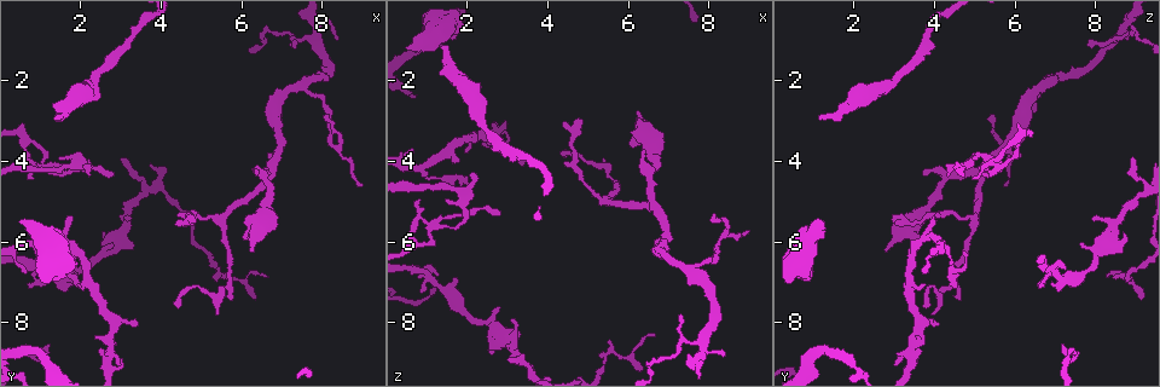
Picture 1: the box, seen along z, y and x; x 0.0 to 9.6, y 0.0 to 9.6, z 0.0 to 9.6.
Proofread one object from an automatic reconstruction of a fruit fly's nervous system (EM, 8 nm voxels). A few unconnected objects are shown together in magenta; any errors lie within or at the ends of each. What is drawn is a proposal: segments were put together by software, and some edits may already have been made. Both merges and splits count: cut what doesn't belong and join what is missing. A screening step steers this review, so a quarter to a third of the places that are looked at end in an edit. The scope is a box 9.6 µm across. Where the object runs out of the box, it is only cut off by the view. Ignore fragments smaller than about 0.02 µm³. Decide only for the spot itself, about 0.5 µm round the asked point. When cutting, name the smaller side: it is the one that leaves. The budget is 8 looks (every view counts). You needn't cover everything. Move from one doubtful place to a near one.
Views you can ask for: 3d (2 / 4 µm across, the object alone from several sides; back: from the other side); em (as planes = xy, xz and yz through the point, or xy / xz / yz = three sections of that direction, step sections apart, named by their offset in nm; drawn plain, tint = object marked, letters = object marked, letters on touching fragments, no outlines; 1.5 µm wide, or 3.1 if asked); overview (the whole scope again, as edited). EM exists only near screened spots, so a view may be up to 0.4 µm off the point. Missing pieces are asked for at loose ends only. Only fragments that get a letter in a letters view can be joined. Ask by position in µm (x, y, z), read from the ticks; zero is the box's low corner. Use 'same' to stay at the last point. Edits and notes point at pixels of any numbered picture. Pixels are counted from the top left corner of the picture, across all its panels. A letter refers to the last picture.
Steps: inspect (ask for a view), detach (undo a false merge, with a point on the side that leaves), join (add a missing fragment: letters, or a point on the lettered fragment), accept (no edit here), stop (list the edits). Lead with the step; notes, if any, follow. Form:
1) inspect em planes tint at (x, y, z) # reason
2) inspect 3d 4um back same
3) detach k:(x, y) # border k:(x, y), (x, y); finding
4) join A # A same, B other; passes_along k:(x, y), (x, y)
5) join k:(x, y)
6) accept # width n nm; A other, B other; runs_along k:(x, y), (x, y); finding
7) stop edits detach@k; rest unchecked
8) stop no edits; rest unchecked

inspect em planes plain at (1.40, 3.00, 1.15) # branch stops here

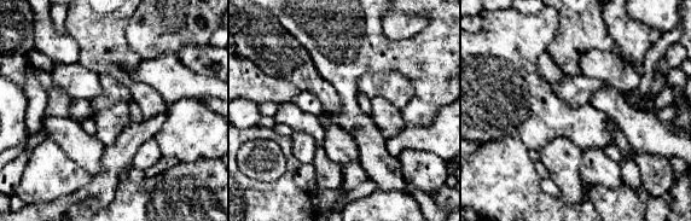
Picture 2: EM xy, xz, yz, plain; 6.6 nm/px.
inspect em planes letters same # what lies round it

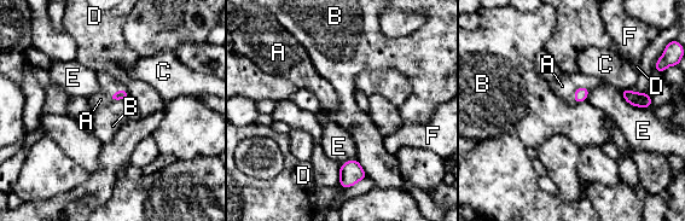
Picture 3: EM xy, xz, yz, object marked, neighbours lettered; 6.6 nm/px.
join 3:(100, 99) # A same, B other, C other, D other, E other, F other; passes_along 3:(122, 94), (116, 92), (100, 99); it goes on there

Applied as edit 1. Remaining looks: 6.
inspect overview

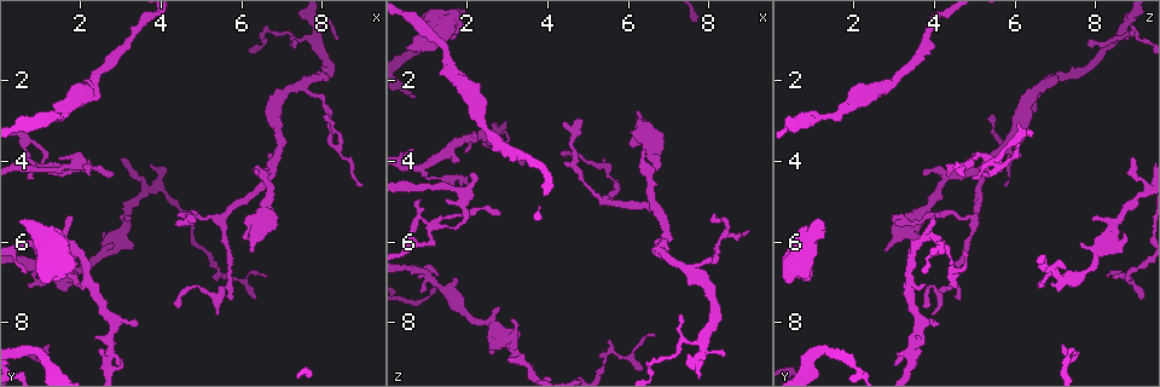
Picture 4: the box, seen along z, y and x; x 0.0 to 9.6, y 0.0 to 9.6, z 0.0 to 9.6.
inspect 3d 4um at (1.90, 3.90, 5.25) # abrupt turn

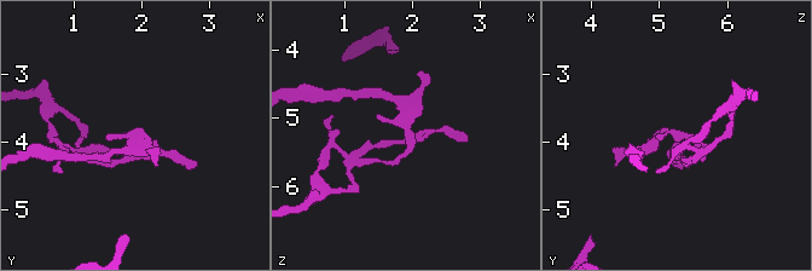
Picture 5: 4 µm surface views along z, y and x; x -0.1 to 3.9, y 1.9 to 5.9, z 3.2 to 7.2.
inspect em xz step 8 tint at (1.95, 3.90, 5.30) # now the EM

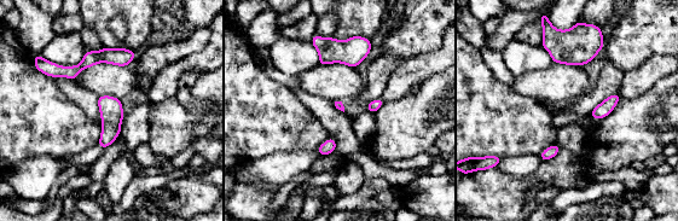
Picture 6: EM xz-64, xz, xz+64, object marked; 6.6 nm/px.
inspect em planes letters same # cut it another way

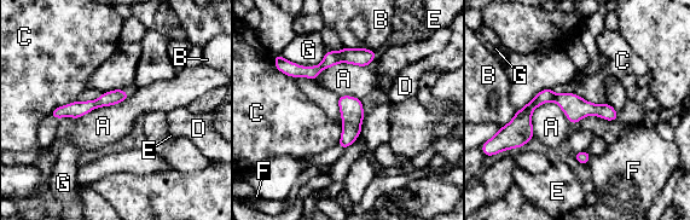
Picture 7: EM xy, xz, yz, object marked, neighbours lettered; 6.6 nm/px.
detach 7:(114, 97) # A other, B other, C other, D other, E other, F other, G other; border 7:(94, 100), (97, 106); two cells meet here

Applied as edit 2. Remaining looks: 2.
inspect em planes plain at (3.00, 3.90, 8.95) # free end

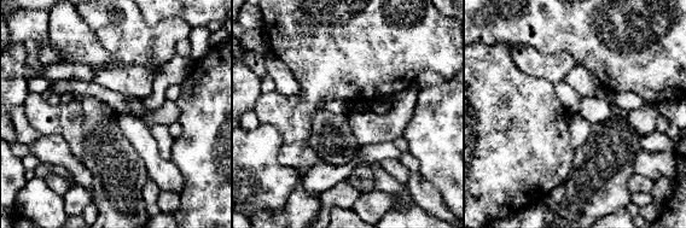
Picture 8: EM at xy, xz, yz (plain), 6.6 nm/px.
inspect em planes letters same # what lies round it

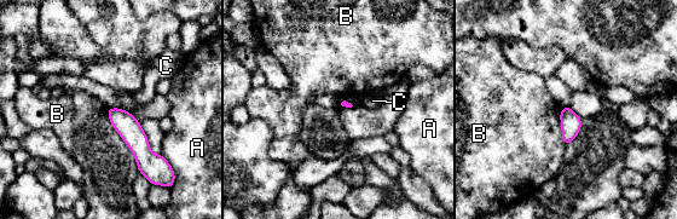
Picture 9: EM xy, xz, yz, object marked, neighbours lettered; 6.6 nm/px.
accept # longest_contact B 240 nm; A other, B other, C other; border 9:(560, 109), (561, 139), (566, 144); no lettered fragment goes on from it

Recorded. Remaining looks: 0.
stop edits join@3, detach@7; rest unchecked

